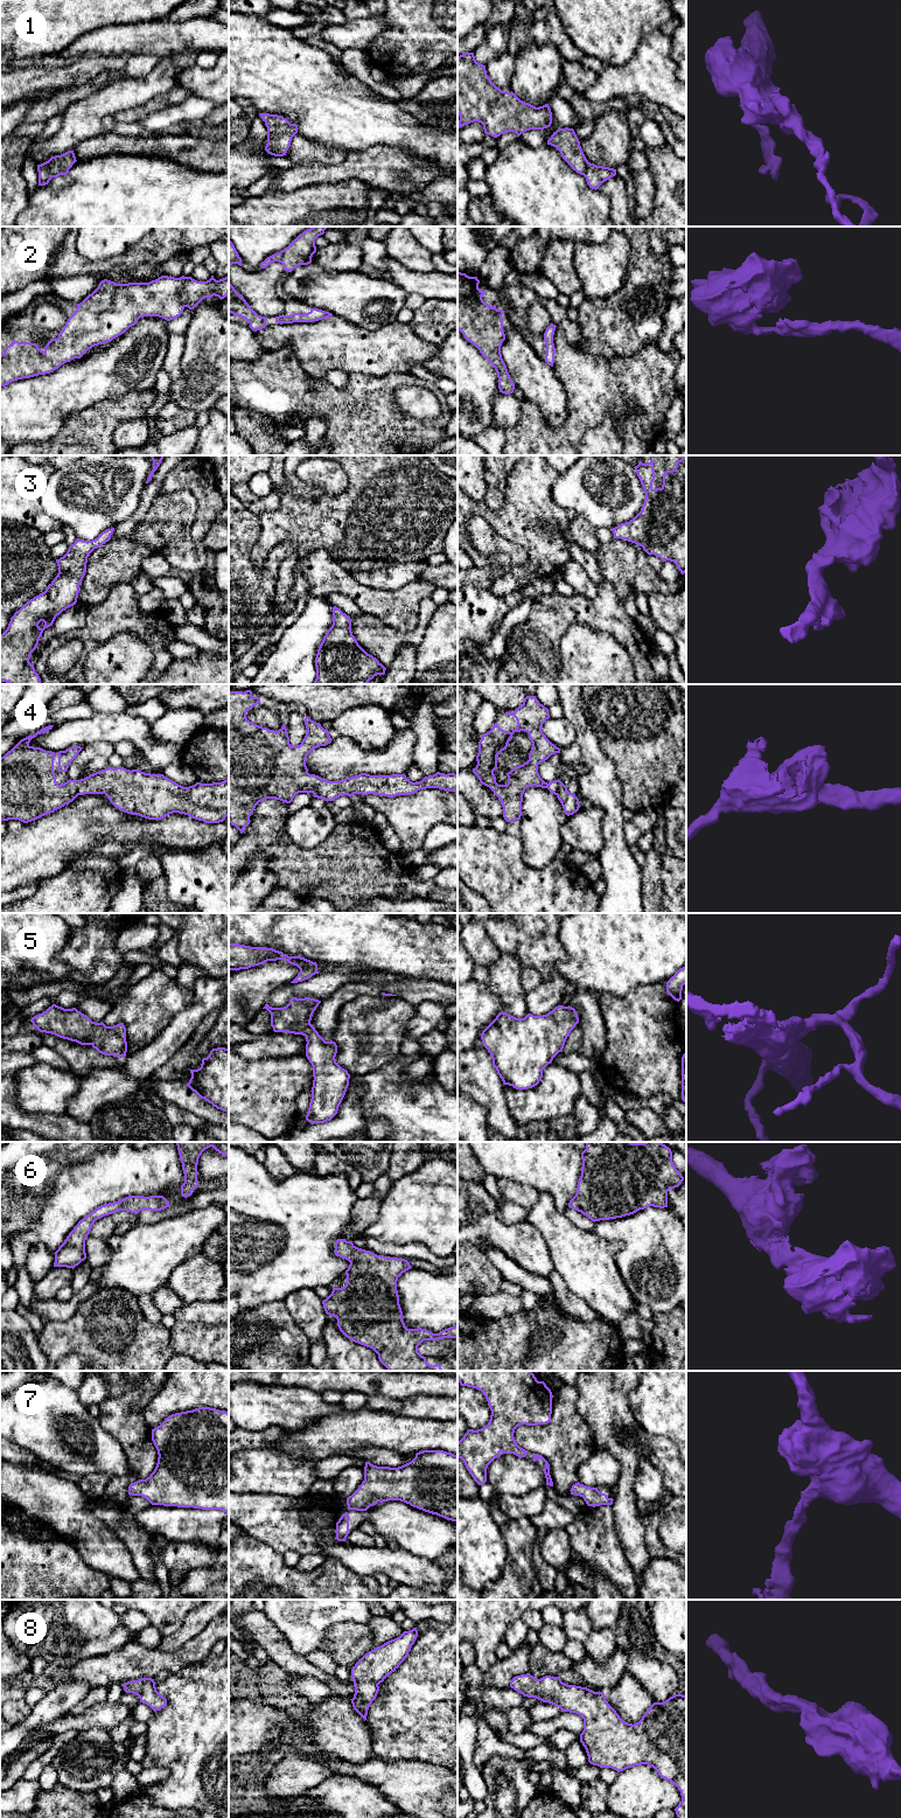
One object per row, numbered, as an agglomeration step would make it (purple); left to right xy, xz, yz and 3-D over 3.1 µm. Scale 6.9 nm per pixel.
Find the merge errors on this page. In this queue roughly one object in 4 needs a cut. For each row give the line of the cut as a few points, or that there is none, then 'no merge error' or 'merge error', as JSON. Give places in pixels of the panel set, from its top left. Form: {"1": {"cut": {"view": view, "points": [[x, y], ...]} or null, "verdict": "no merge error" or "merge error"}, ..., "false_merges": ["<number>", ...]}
{"1": {"cut": null, "verdict": "no merge error"}, "2": {"cut": null, "verdict": "no merge error"}, "3": {"cut": null, "verdict": "no merge error"}, "4": {"cut": null, "verdict": "no merge error"}, "5": {"cut": null, "verdict": "no merge error"}, "6": {"cut": null, "verdict": "no merge error"}, "7": {"cut": null, "verdict": "no merge error"}, "8": {"cut": null, "verdict": "no merge error"}, "false_merges": []}

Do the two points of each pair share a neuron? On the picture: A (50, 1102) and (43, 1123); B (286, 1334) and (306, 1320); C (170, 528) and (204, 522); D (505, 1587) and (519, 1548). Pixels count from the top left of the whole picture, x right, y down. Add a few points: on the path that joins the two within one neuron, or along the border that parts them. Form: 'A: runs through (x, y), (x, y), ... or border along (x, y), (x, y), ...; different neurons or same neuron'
A: border along (20, 1107), (35, 1115), (64, 1114); different neurons
B: border along (283, 1301), (290, 1316), (311, 1341); different neurons
C: border along (196, 497), (191, 537), (201, 541); different neurons
D: runs through (515, 1578), (518, 1574), (519, 1558); same neuron

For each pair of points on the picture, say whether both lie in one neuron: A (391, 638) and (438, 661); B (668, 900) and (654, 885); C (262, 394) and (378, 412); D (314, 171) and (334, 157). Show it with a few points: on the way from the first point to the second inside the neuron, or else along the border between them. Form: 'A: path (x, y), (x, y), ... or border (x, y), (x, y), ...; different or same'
A: border (428, 622), (423, 640), (416, 647); different
B: border (662, 865), (661, 884), (663, 896), (661, 900); different
C: path (291, 394), (319, 398), (334, 408), (349, 410); same
D: border (348, 154), (335, 164), (294, 165); different

